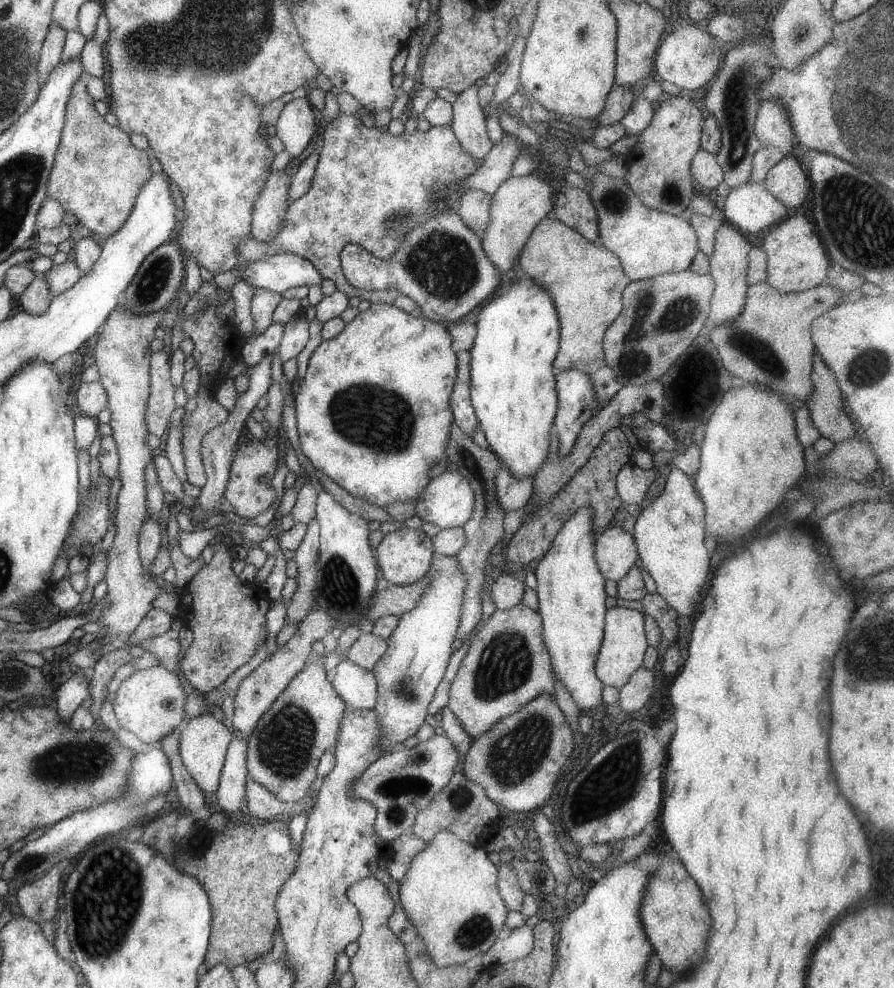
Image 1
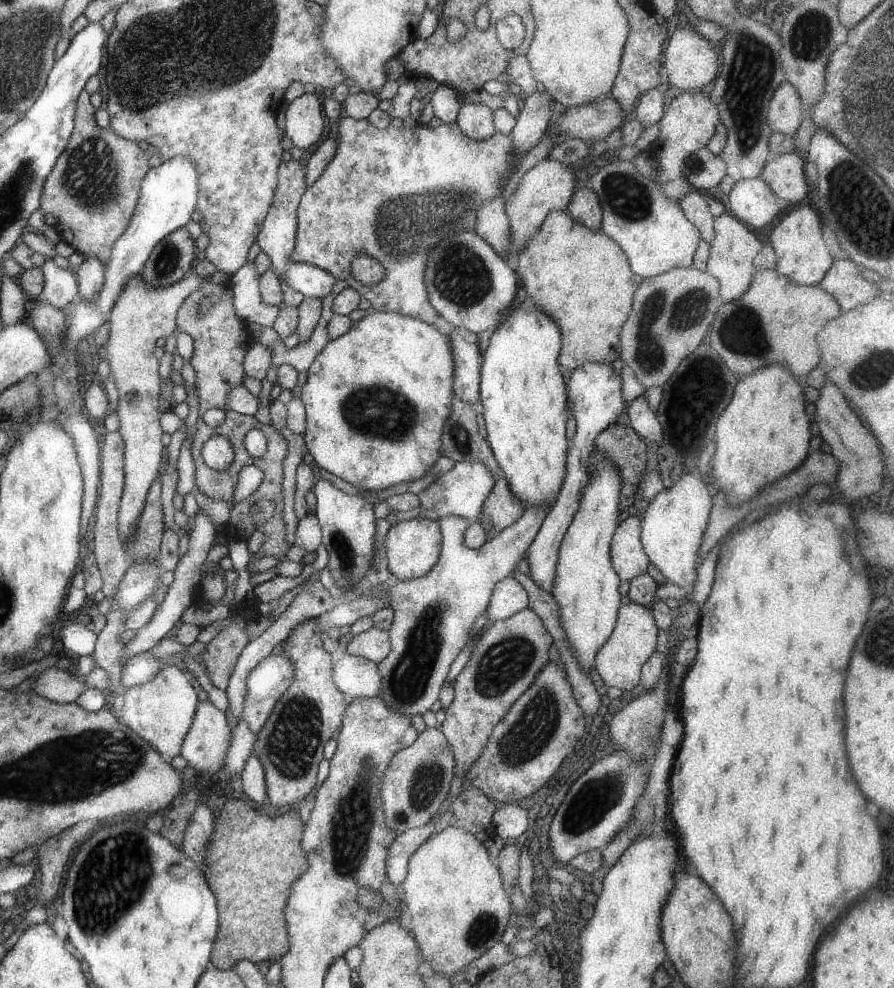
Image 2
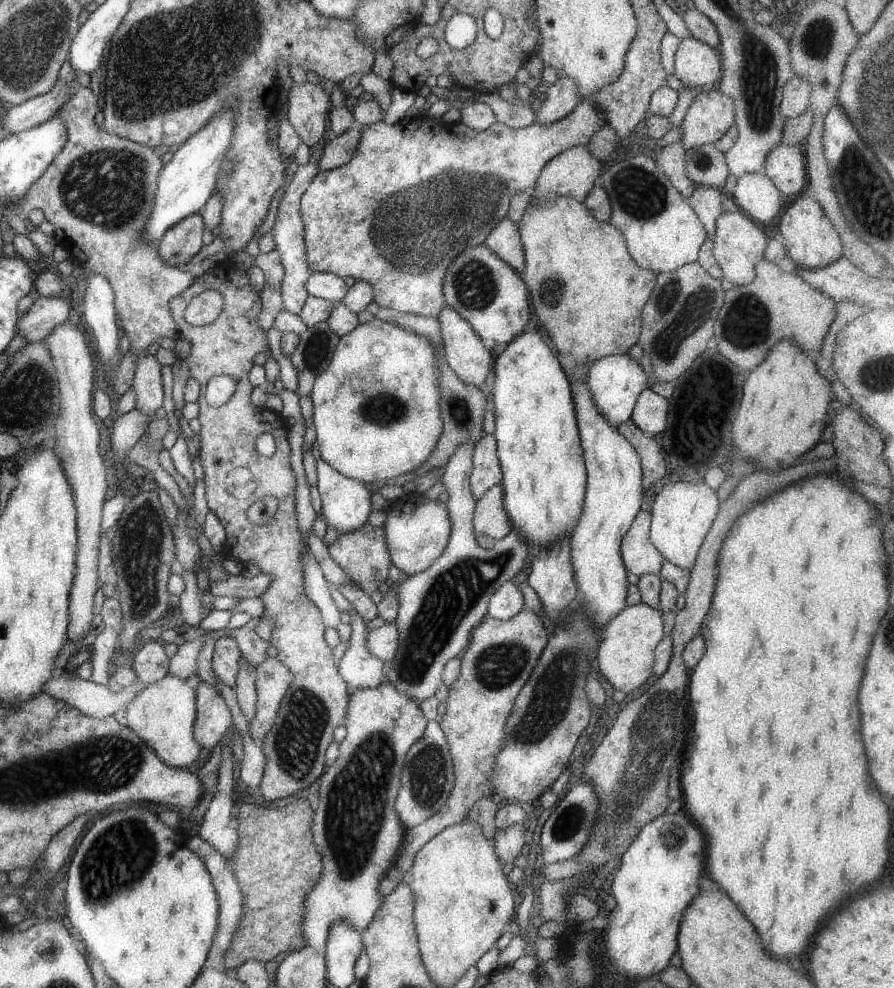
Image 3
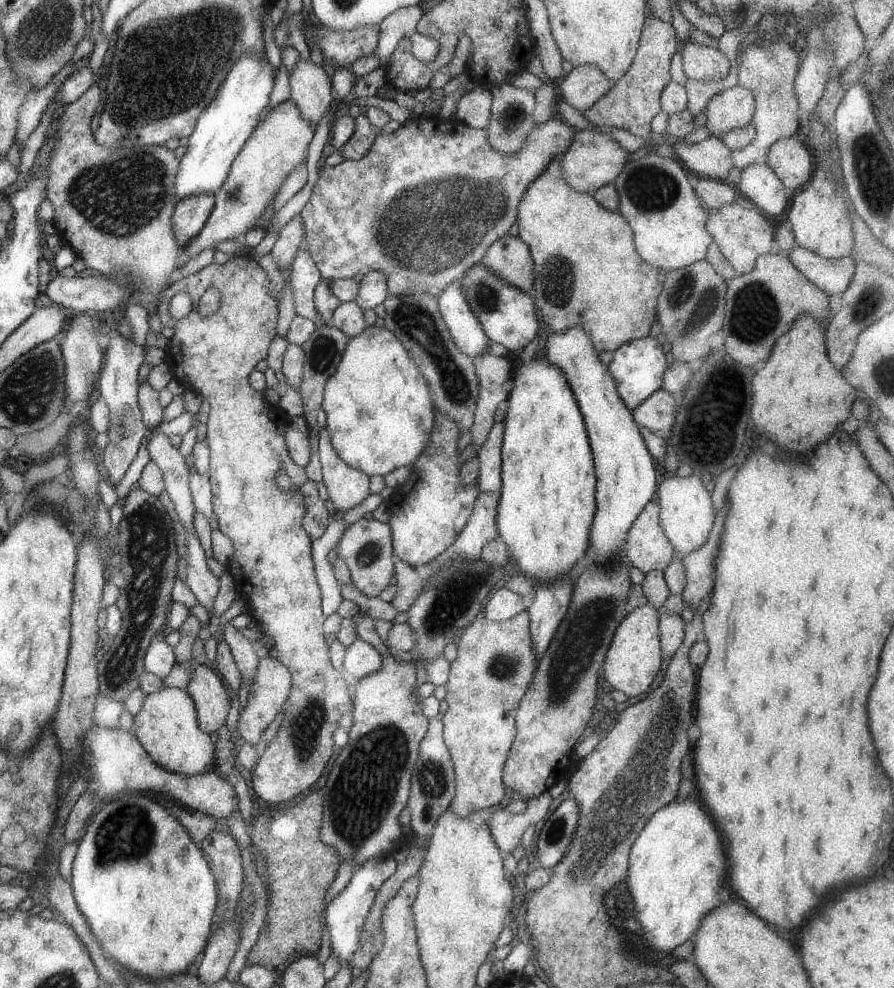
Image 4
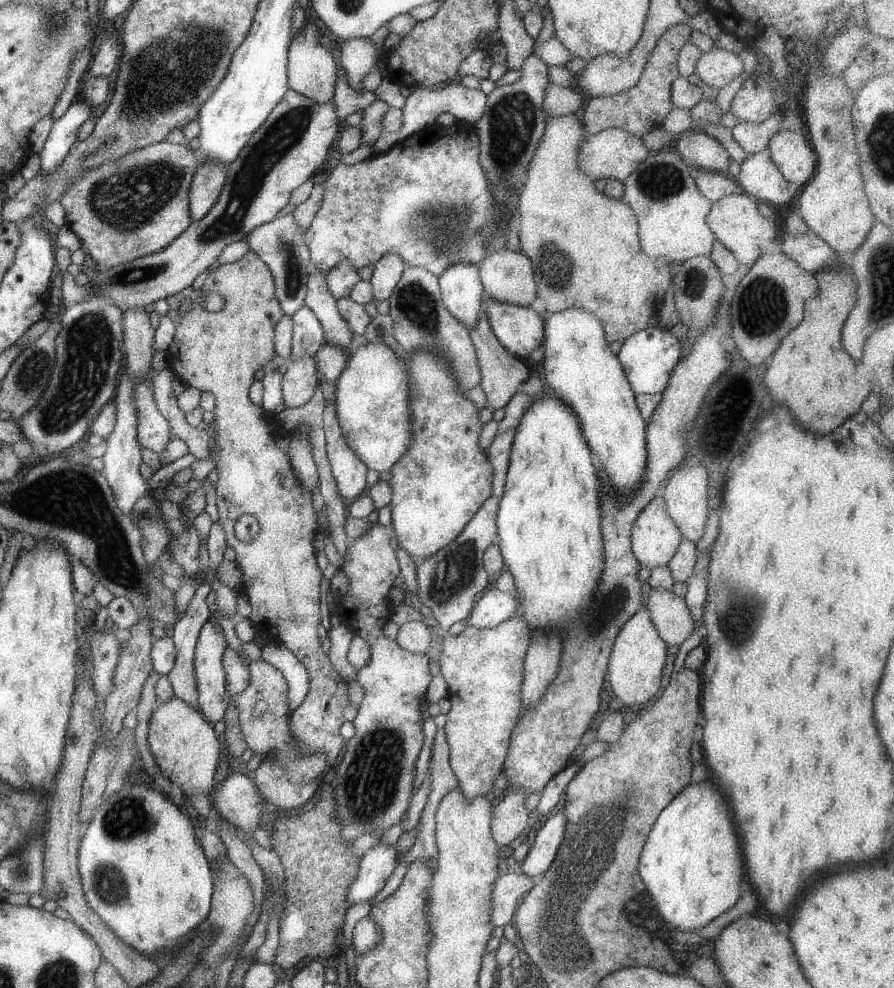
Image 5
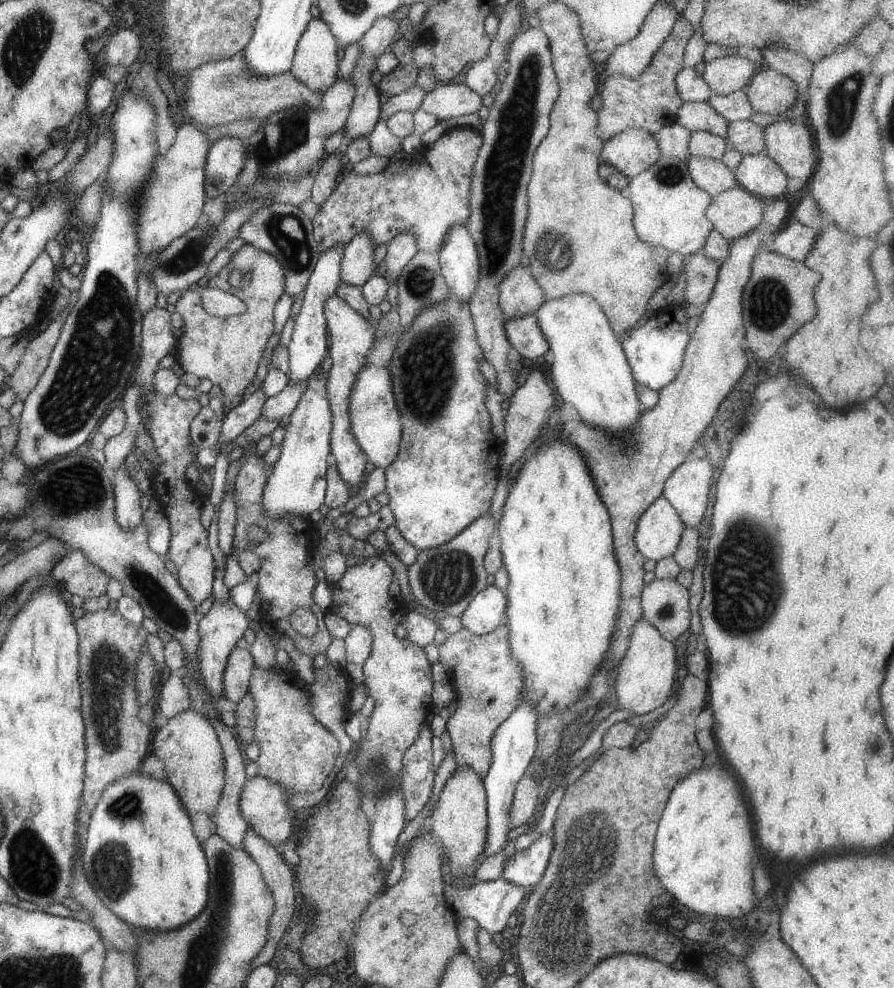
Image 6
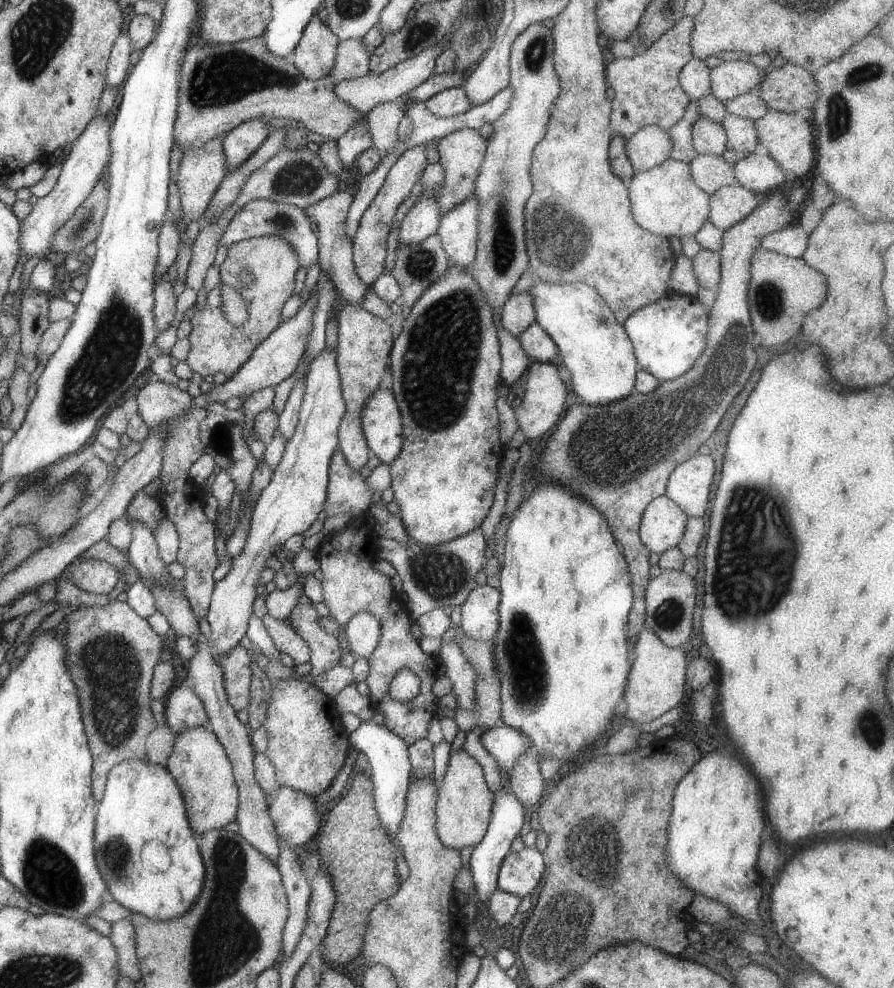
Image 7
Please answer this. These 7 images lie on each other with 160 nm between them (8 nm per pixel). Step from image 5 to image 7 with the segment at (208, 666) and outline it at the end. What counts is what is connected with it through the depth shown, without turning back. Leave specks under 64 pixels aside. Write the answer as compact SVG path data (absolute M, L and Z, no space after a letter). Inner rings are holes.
M324 344L324 348L321 349L309 362L308 362L308 370L307 372L305 372L305 380L304 380L304 391L302 394L302 399L300 402L300 407L298 410L298 421L296 424L296 427L294 428L293 434L290 436L290 439L284 444L284 452L282 455L282 458L279 462L279 464L277 464L277 467L275 468L275 470L273 470L273 472L271 473L271 477L270 477L270 481L267 484L267 486L265 486L259 493L257 499L256 499L256 503L253 507L253 511L251 512L251 518L250 518L250 525L249 525L249 530L248 533L246 535L246 539L245 539L245 543L243 545L243 548L241 550L241 552L239 552L239 554L236 554L235 556L233 556L231 558L231 564L230 564L230 568L228 570L228 572L226 572L226 575L224 578L221 578L221 580L217 581L214 583L214 587L210 596L210 603L208 604L208 609L207 609L207 614L206 614L206 621L208 622L209 626L210 626L210 640L213 641L213 644L215 644L215 648L216 651L218 653L218 655L226 653L228 650L231 650L233 648L233 646L239 644L239 640L241 640L241 637L244 636L245 634L245 629L247 628L248 625L248 618L250 617L252 613L252 609L251 609L251 604L253 604L253 600L255 600L255 597L257 596L257 592L255 591L255 587L262 583L261 582L261 578L263 575L260 575L259 572L261 572L261 570L263 570L265 567L265 562L267 562L267 558L269 558L270 556L275 556L274 551L276 550L276 547L279 547L280 545L282 546L283 542L285 542L285 540L287 540L287 538L291 538L291 536L293 536L293 534L299 534L304 530L307 530L309 528L309 526L311 526L311 523L313 522L313 520L315 520L317 518L317 514L319 514L319 512L321 512L321 510L324 510L324 502L326 499L326 484L328 483L328 466L330 463L330 456L336 451L337 449L337 445L338 445L338 426L341 420L341 417L343 416L343 413L345 412L345 403L343 400L343 397L341 396L341 389L340 389L340 378L339 378L339 373L337 372L337 367L336 367L336 348L335 349L325 349L325 344Z

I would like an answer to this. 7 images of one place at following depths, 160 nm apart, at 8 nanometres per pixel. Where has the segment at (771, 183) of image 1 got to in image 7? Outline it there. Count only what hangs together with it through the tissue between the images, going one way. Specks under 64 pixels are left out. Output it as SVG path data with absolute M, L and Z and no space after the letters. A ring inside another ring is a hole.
M768 109L768 111L754 120L756 139L763 148L767 148L768 155L789 174L795 178L809 174L815 164L813 151L813 126L810 120L805 120L796 113L786 113Z

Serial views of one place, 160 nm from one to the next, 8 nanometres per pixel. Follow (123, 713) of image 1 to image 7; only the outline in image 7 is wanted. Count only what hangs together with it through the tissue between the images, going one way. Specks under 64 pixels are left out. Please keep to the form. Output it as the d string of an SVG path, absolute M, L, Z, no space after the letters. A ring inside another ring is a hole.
M191 727L175 735L165 767L182 794L186 817L195 836L199 837L205 831L222 829L236 820L238 788L232 775L232 766L209 728Z

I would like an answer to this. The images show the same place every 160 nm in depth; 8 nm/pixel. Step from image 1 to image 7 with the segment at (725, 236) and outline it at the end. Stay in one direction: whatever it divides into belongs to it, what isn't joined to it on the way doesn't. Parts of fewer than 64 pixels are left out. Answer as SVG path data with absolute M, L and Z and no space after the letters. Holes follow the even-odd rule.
M737 182L719 187L709 197L708 221L721 232L743 220L759 201L755 193Z

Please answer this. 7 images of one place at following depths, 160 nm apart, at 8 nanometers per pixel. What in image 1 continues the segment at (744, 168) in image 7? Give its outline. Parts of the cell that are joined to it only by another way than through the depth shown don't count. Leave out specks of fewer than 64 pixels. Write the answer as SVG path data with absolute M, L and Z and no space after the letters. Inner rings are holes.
M747 181L730 188L719 202L725 222L743 235L755 234L771 224L777 224L790 213L762 183Z

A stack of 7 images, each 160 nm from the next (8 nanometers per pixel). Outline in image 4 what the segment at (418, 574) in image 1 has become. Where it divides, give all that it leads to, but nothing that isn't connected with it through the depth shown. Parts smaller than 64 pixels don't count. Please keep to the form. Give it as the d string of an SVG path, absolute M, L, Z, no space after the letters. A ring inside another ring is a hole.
M435 408L425 448L407 466L409 474L405 482L384 501L390 511L387 524L390 526L394 559L401 559L412 567L428 563L455 540L468 521L479 492L476 479L468 484L459 479L457 440L460 435L457 423Z

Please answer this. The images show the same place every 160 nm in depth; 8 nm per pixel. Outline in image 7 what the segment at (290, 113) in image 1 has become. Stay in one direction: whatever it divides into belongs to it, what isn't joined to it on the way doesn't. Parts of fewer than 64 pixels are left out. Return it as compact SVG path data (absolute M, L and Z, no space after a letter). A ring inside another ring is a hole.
M313 13L288 59L301 75L314 81L332 69L339 43L329 27L321 23L317 13Z

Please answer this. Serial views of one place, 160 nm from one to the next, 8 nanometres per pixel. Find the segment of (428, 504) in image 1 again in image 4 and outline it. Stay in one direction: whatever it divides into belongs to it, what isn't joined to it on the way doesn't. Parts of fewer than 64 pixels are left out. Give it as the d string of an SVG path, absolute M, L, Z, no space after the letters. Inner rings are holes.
M494 422L487 433L486 439L477 451L479 472L476 477L478 492L499 491L501 486L501 455L504 422Z

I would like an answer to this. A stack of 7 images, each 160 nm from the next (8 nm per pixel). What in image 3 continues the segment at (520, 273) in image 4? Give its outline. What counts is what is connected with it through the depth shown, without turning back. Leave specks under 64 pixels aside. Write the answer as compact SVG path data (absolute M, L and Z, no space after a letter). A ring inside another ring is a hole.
M501 219L487 235L484 245L517 274L523 270L524 254L517 224Z

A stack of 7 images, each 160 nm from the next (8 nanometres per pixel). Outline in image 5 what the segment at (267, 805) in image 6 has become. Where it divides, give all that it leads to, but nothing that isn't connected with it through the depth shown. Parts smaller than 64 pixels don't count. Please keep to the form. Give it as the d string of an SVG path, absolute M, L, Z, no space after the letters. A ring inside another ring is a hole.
M231 773L215 784L209 795L223 822L235 826L243 834L252 833L259 826L263 800L252 776Z

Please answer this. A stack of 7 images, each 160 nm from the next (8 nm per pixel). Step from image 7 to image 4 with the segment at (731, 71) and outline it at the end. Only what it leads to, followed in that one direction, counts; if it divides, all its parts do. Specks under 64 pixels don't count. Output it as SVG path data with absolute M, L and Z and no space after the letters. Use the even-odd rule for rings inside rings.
M697 43L681 46L682 69L687 79L718 81L727 76L729 60L717 47Z

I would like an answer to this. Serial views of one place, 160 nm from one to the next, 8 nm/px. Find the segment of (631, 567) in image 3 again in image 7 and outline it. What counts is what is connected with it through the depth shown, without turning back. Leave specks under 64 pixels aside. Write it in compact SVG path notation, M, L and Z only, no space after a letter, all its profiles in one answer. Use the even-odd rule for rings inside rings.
M665 494L655 497L645 507L638 528L639 538L649 552L660 555L680 541L686 514Z

